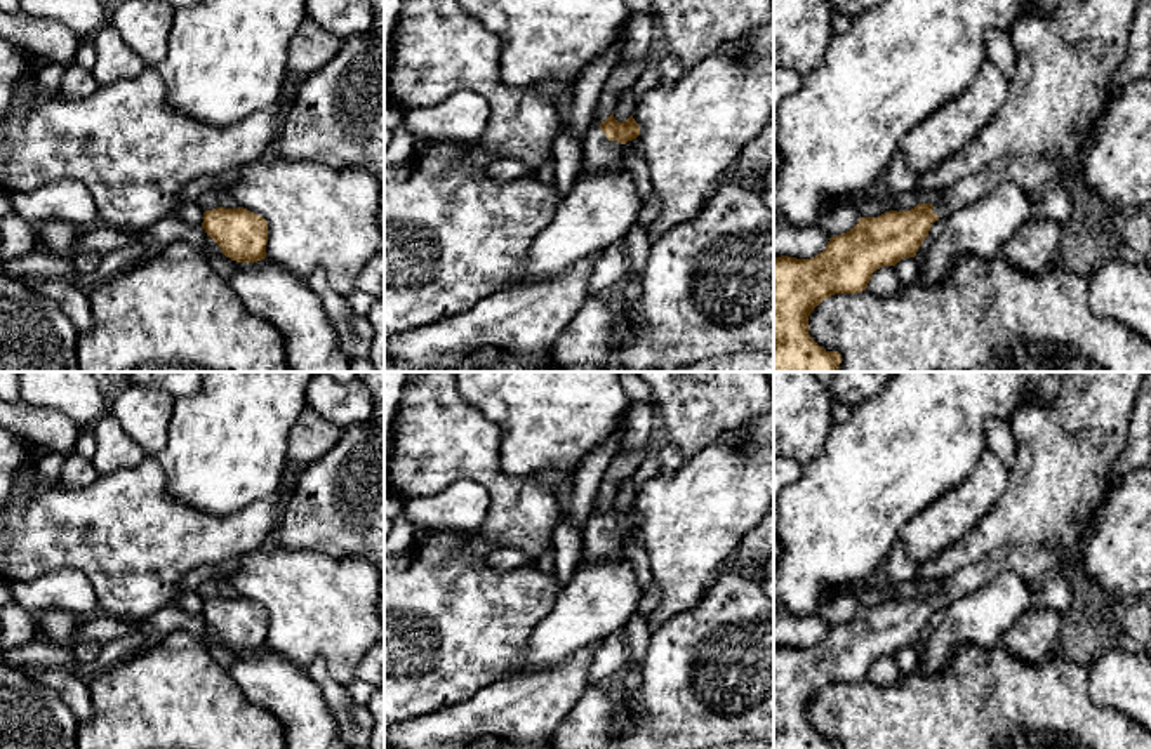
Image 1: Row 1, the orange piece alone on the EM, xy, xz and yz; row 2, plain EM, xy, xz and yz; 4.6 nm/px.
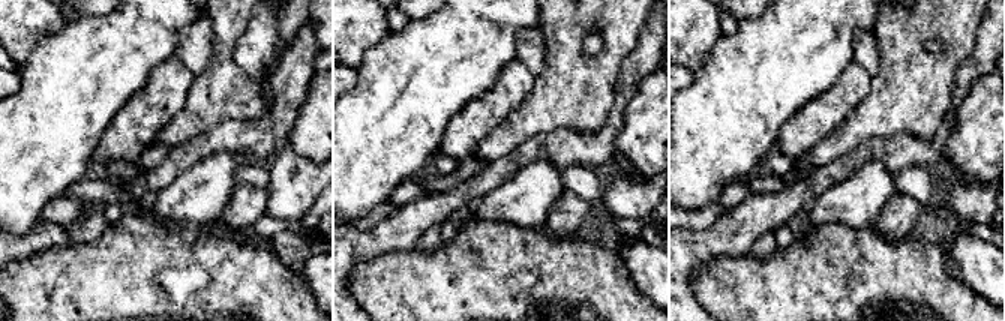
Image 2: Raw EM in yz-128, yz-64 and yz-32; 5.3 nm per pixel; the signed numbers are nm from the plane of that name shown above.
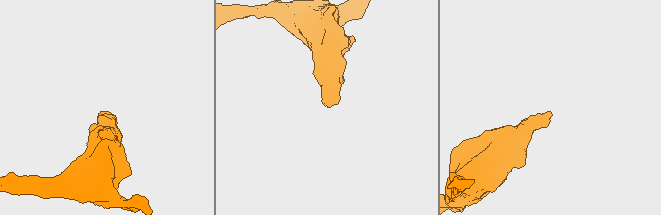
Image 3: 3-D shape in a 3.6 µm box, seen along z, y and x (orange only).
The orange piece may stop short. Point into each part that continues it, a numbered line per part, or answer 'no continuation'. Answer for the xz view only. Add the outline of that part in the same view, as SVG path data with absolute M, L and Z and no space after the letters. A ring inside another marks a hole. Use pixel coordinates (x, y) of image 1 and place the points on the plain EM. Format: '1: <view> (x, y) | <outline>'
1: xz (600, 543) | M600 514L591 516L582 539L586 551L582 554L579 568L614 558L621 553L622 534L617 530L609 530Z

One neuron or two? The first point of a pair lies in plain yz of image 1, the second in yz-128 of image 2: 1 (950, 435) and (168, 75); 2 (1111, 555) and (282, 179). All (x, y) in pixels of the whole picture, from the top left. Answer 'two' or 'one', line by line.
1: two
2: two

